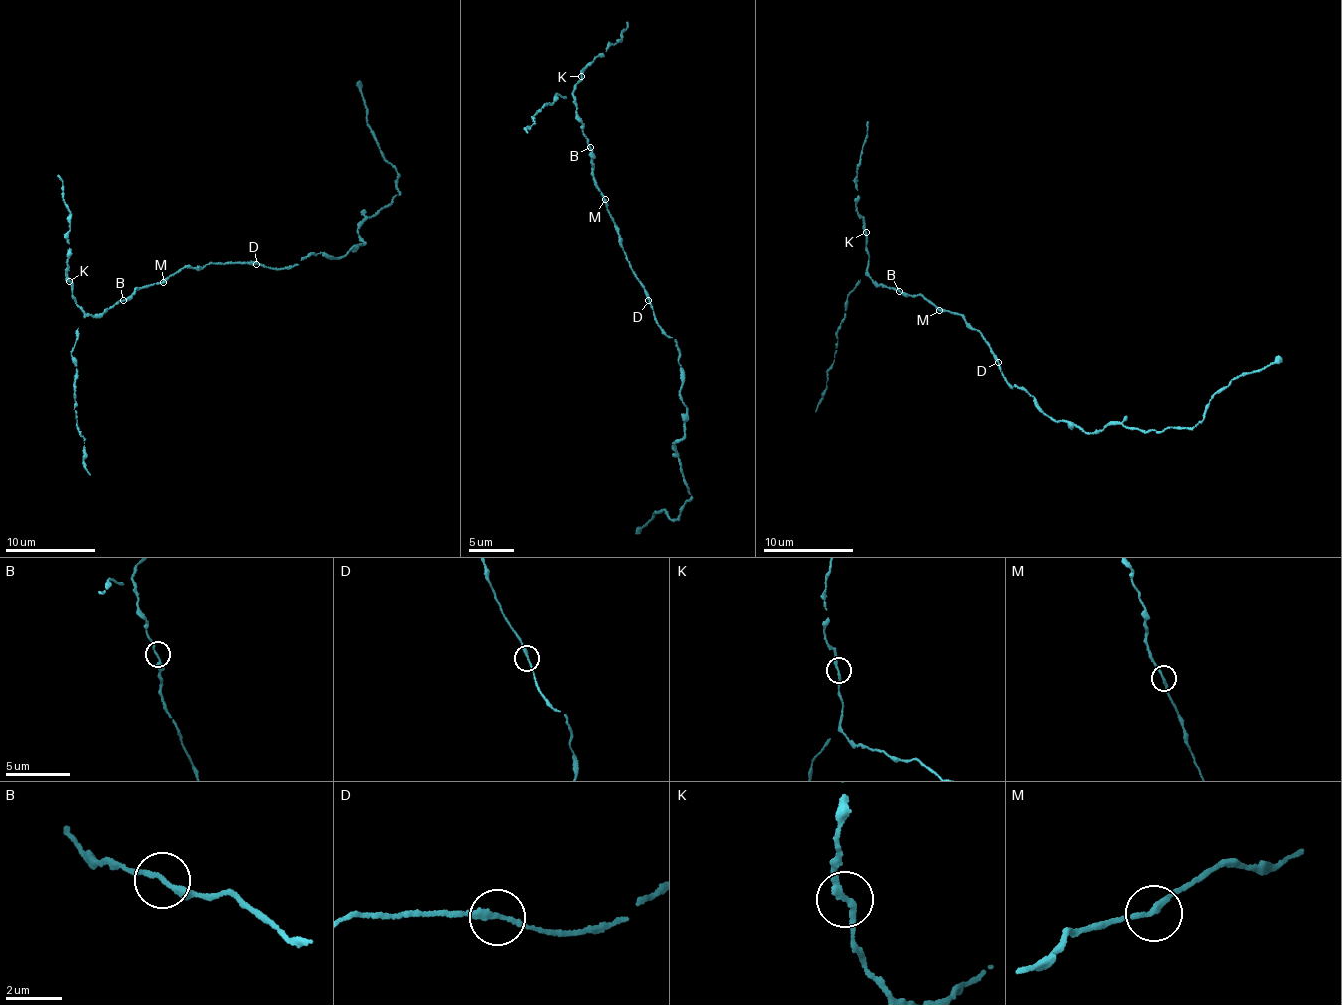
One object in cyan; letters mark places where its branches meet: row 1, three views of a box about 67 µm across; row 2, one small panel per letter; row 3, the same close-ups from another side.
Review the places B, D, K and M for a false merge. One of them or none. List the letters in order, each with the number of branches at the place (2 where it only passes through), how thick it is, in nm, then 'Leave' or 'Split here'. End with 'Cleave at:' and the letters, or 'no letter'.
B: Branches: 2. Thickness 180 nm. Leave
D: Branches: 2. Thickness 200 nm. Leave
K: Branches: 2. Thickness 190 nm. Leave
M: Branches: 2. Thickness 180 nm. Leave
Cleave at: no letter

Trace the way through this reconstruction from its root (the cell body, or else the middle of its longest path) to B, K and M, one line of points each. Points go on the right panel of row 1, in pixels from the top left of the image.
B: (997, 363), (979, 331), (966, 325), (959, 314), (938, 309), (927, 299), (899, 290)
K: (997, 363), (979, 331), (966, 325), (959, 314), (938, 309), (922, 297), (875, 284), (870, 280), (867, 232)
M: (997, 363), (979, 331), (966, 325), (959, 314), (938, 311)

